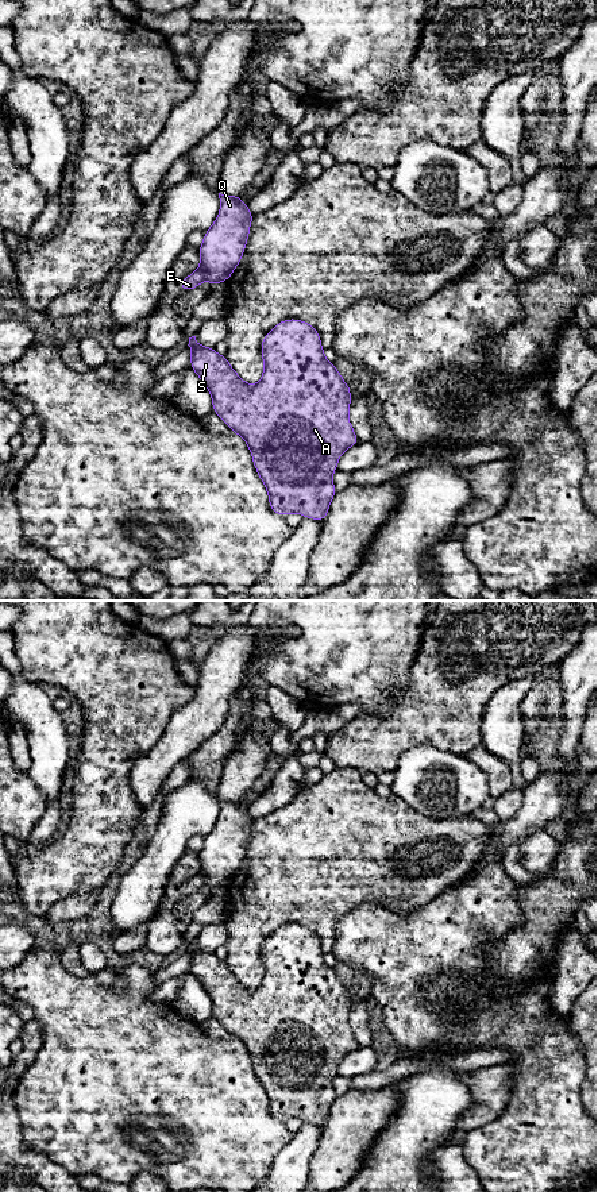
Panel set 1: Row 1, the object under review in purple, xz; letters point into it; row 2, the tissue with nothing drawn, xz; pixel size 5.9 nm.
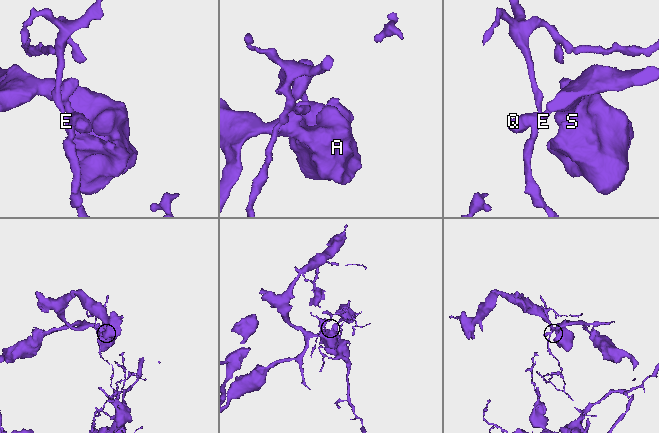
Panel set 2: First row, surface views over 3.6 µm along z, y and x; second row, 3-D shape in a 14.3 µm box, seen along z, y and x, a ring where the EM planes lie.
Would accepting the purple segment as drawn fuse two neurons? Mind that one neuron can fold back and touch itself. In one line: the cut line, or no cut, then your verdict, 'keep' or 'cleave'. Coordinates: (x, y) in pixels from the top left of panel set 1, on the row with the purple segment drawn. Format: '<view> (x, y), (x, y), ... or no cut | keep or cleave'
xz (200, 265), (204, 278) | cleave

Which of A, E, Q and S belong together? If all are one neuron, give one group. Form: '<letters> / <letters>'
A Q S / E

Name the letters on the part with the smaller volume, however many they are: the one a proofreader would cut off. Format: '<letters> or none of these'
E

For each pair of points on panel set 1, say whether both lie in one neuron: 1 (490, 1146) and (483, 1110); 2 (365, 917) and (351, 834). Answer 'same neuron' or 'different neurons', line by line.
1: different neurons
2: different neurons

